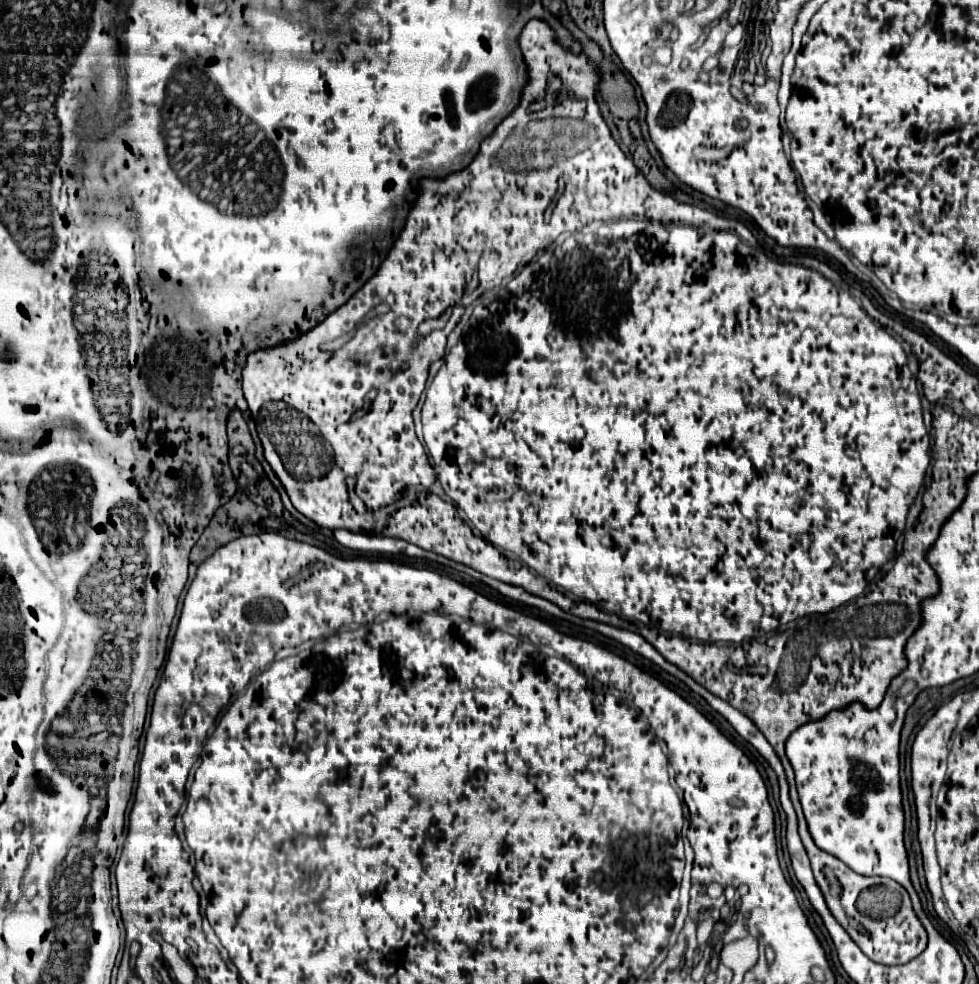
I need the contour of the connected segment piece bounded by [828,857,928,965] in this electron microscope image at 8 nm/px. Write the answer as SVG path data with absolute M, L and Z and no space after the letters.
M830 857L828 863L832 863L832 873L842 885L840 905L844 913L848 915L848 919L856 921L862 929L866 929L868 935L872 937L872 953L868 953L872 961L878 961L882 965L904 965L916 959L926 949L928 943L926 929L916 919L910 895L900 883L886 877L858 875L834 857Z

